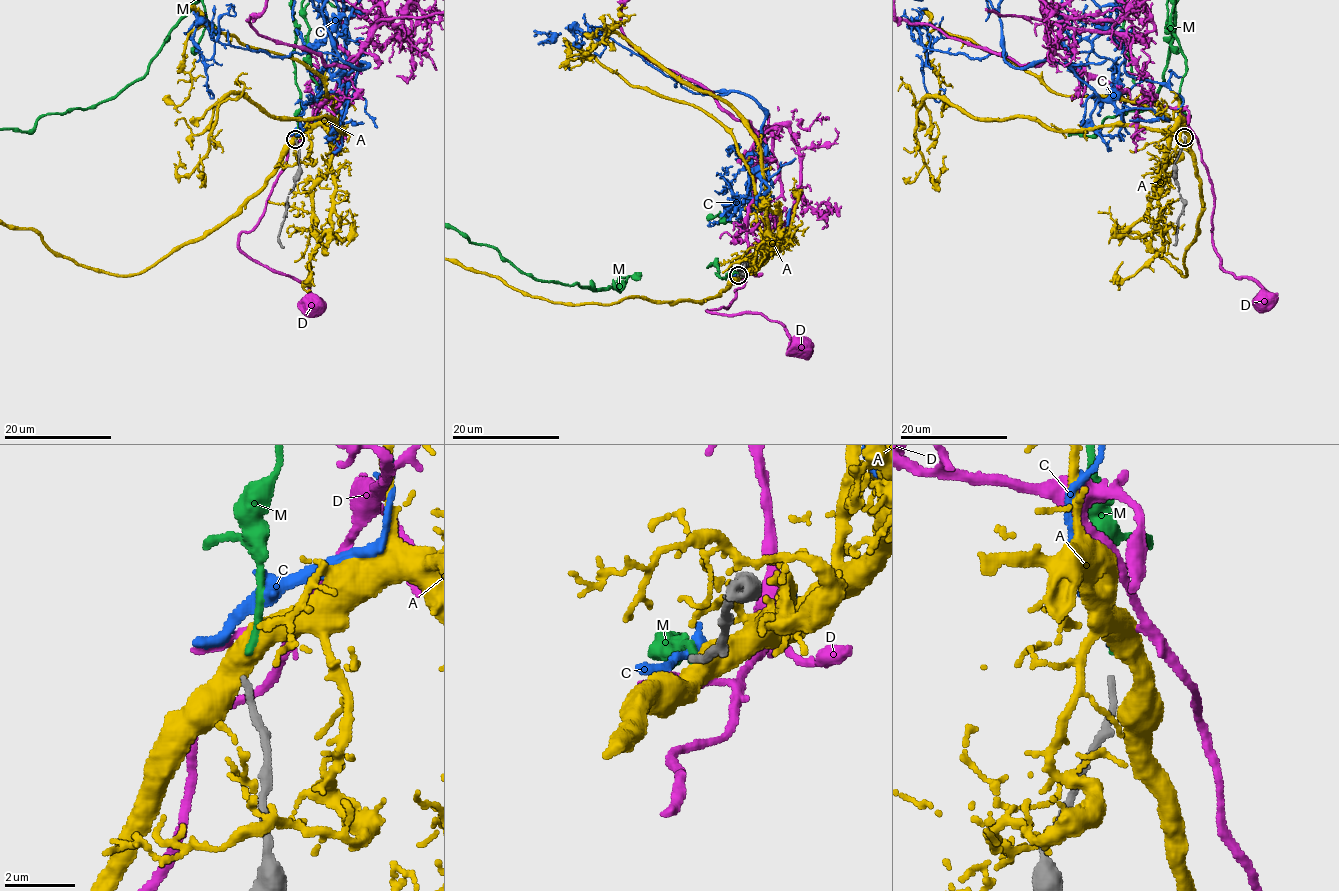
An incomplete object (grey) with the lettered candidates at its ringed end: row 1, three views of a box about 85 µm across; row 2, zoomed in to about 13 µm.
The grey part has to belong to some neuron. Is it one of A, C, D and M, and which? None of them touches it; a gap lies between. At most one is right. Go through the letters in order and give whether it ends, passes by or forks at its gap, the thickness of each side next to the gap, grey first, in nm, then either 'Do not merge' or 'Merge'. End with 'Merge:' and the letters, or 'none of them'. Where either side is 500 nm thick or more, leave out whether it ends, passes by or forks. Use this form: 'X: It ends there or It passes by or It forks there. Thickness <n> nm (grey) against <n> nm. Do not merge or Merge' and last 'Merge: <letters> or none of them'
A: Thickness 160 nm (grey) against 600 nm. Do not merge
C: It ends there. Thickness 160 nm (grey) against 360 nm. Do not merge
D: It ends there. Thickness 160 nm (grey) against 200 nm. Do not merge
M: It ends there. Thickness 160 nm (grey) against 180 nm. Merge
Merge: M

